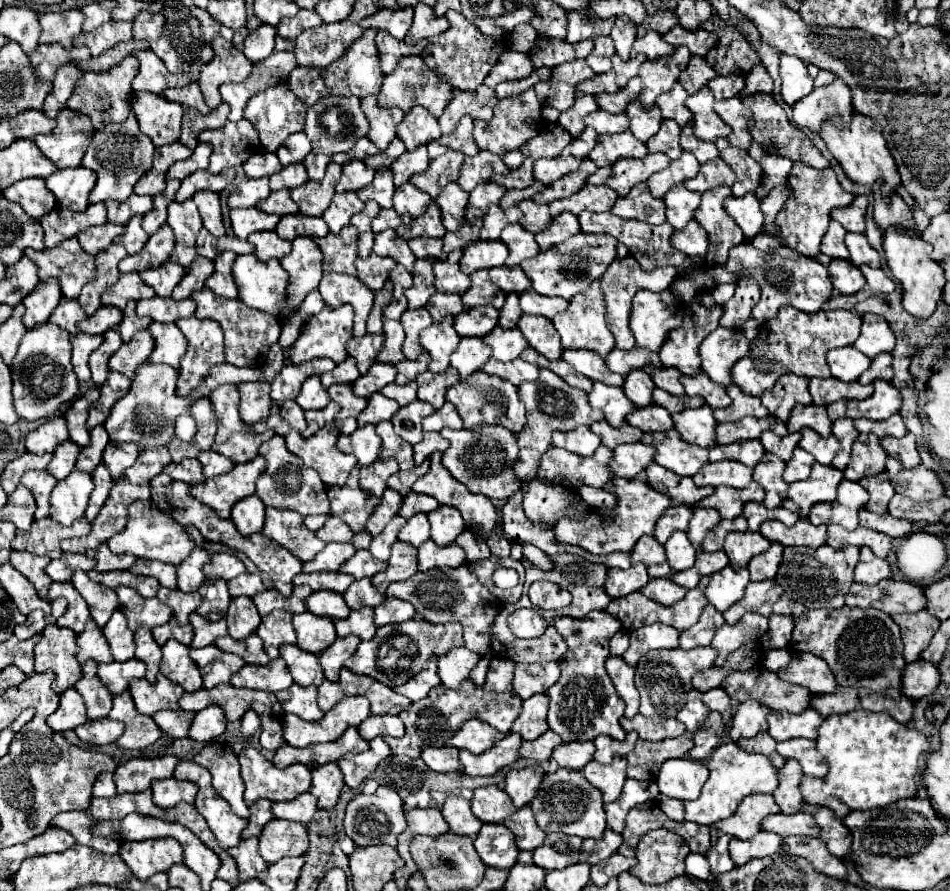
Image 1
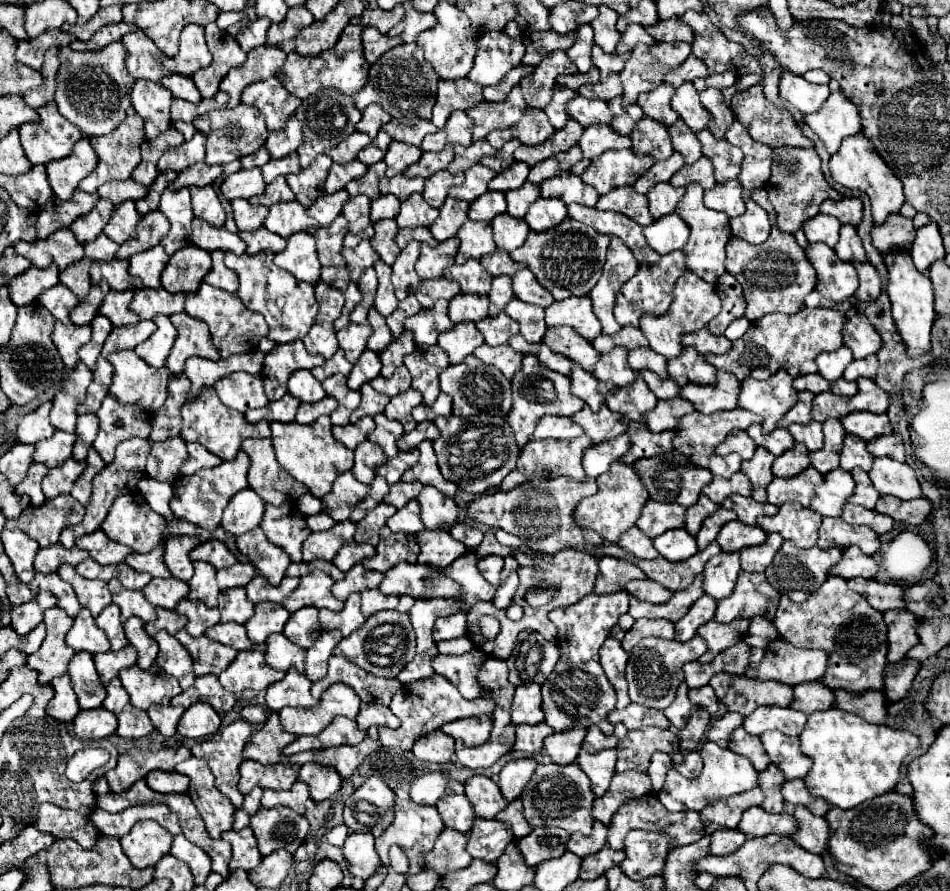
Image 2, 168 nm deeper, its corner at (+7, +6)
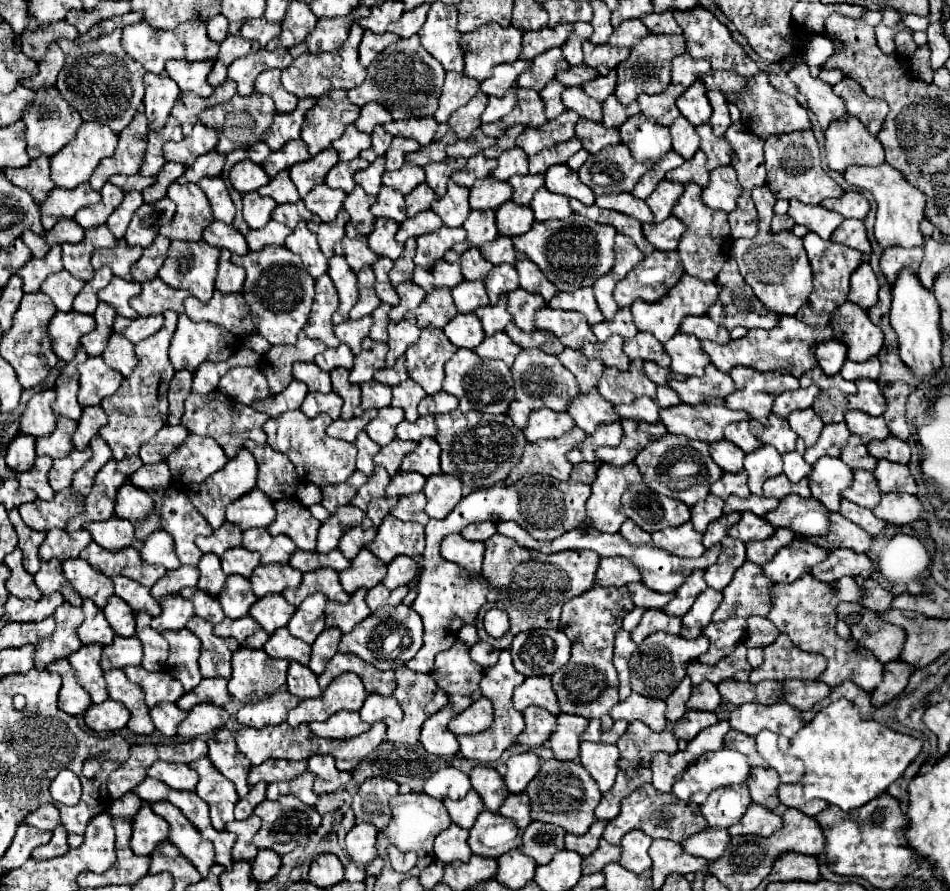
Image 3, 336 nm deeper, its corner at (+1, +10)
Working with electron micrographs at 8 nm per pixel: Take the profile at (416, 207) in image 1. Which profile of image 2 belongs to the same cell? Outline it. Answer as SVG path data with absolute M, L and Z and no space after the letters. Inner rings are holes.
M397 175L397 177L381 177L379 179L379 189L381 189L381 193L391 193L391 195L395 195L397 199L401 199L401 201L405 201L411 193L415 193L415 191L419 191L421 193L421 189L423 189L423 179L421 177L413 177L413 179L409 179L409 177L405 177L405 175Z

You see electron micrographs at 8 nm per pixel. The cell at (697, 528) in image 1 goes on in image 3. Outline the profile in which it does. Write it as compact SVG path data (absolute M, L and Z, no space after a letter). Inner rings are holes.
M709 493L705 501L699 501L697 505L691 507L691 523L699 533L703 533L707 525L719 519L721 515L723 515L723 499L715 497L713 493Z

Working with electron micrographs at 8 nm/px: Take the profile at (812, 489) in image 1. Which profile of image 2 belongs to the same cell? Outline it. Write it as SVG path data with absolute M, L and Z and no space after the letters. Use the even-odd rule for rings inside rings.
M809 467L805 473L789 479L773 479L767 485L767 501L781 507L785 501L799 501L801 505L809 507L813 499L813 489L821 483L821 473Z

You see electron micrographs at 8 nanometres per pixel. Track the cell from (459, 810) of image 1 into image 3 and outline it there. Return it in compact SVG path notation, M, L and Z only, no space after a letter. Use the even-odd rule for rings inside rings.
M469 791L463 799L457 799L457 801L445 799L443 803L451 815L451 821L463 829L471 829L477 815L483 811L483 801L475 791Z

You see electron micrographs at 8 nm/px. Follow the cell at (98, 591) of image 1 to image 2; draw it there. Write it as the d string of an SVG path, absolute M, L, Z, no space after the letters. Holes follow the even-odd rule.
M61 565L61 569L57 573L61 575L63 581L67 581L75 589L79 603L83 607L87 607L93 617L97 617L105 607L111 605L111 593L109 593L105 581L99 581L99 579L89 581L85 577L81 577L73 565Z

